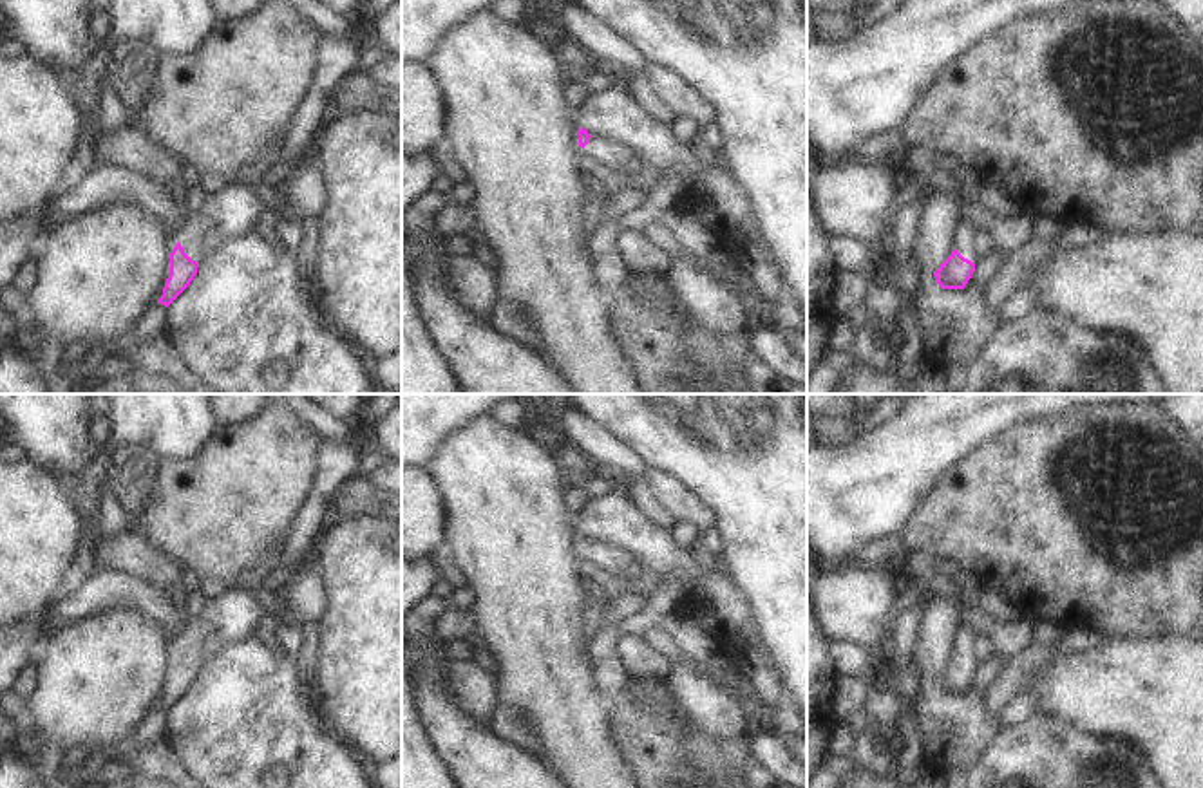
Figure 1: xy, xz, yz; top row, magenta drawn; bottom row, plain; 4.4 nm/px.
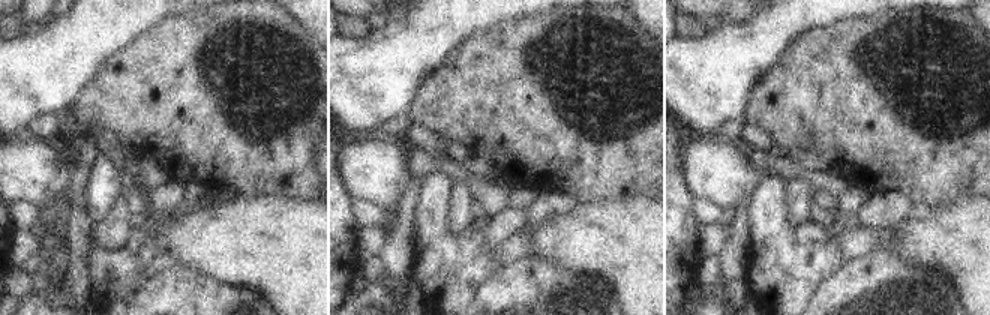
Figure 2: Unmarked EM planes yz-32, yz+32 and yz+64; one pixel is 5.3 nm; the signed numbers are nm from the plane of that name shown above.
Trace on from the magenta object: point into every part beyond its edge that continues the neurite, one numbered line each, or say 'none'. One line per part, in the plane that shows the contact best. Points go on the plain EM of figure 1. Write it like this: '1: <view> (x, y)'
1: yz (965, 647)

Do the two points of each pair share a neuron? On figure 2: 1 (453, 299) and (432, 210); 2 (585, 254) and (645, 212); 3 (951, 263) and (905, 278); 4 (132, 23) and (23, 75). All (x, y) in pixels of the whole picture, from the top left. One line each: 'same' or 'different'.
1: same
2: same
3: different
4: same

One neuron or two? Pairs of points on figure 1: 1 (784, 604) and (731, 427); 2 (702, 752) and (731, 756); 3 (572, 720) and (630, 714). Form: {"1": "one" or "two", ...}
{"1": "one", "2": "one", "3": "two"}

